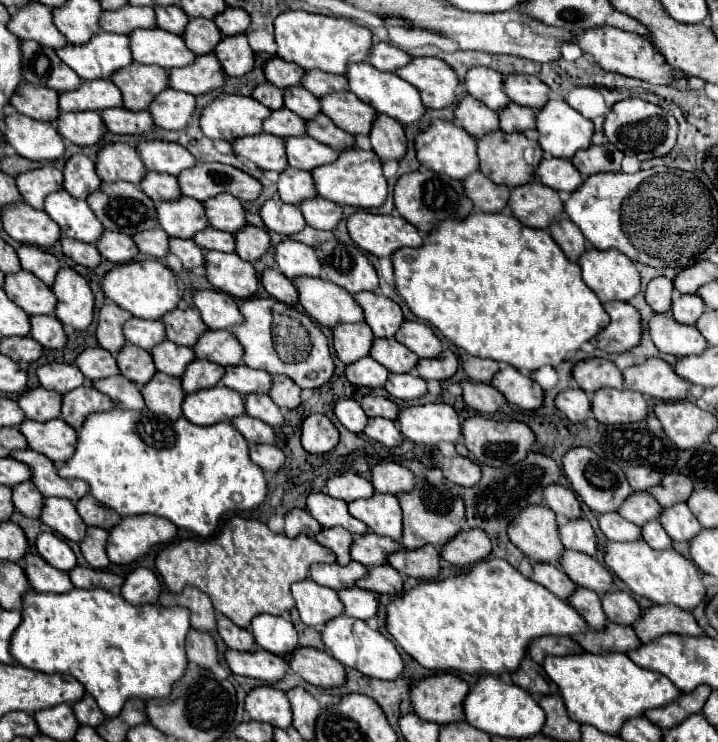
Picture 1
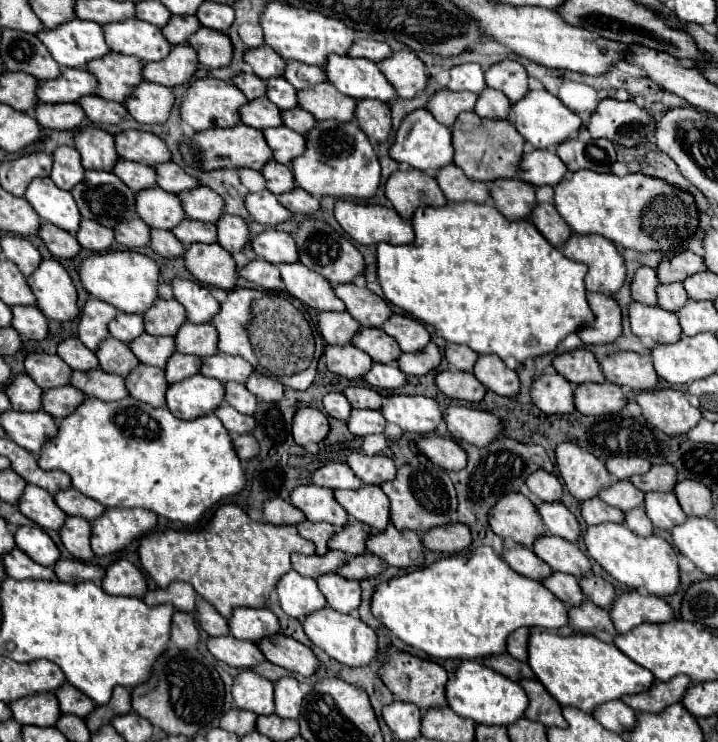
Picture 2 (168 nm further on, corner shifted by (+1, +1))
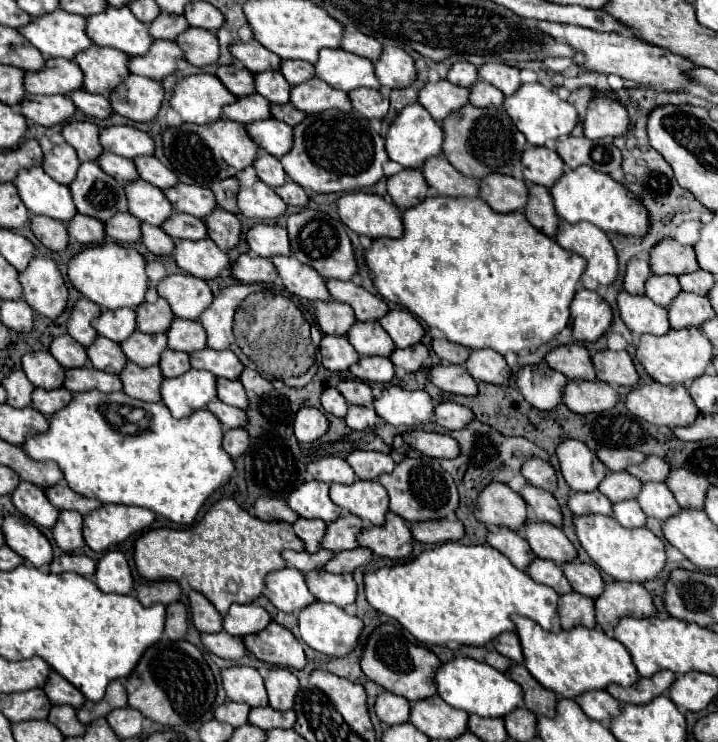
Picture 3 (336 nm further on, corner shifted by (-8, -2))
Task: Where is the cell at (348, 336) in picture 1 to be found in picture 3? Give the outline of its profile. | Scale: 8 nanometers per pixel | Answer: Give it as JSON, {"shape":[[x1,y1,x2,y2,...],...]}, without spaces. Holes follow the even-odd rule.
{"shape":[[317,300,317,302,313,302,313,306,315,306,317,324,323,334,345,336,345,332,355,322,355,316,353,316,353,310,349,308,349,304,335,302,335,300,329,300,329,302]]}

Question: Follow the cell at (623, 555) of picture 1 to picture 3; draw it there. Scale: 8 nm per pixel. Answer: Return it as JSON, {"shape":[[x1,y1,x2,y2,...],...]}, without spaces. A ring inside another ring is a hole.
{"shape":[[585,514,573,516,575,534,589,554,589,558,611,578,625,582,645,582,653,580,665,566,665,544,659,540,649,528,625,528,613,520,613,516,601,514]]}

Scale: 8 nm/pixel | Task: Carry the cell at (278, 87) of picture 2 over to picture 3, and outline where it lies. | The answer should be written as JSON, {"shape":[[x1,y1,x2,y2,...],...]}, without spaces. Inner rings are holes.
{"shape":[[259,72,255,76,255,92,275,104,289,102,291,86,281,72]]}

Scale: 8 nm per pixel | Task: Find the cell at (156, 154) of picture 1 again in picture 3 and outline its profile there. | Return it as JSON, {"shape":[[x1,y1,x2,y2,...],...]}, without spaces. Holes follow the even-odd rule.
{"shape":[[107,126,101,130,99,140,107,152,119,154,123,158,153,156,155,150,155,144,149,134,131,126]]}

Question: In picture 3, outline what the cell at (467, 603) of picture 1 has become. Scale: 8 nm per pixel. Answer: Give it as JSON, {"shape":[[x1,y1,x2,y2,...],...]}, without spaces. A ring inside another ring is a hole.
{"shape":[[443,542,417,558,363,572,367,602,395,618,423,644,487,646,501,632,513,630,511,614,535,620,543,630,557,628,559,594,531,580,499,550]]}

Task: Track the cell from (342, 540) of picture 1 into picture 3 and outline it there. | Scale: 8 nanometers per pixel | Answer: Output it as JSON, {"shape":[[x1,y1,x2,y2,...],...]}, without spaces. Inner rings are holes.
{"shape":[[299,518,293,524,293,530,301,538,301,542,305,544,307,552,317,552,321,548,321,538,325,534,325,526,327,524,323,520,305,520,305,518]]}

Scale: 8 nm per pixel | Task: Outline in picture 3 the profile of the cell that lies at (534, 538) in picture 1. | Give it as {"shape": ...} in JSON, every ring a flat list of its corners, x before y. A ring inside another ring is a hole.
{"shape":[[487,484,477,496,475,518,479,522,483,522,485,526,489,526,489,528,493,528,493,526,507,526,511,530,521,530,523,524,527,522,527,504,507,484]]}

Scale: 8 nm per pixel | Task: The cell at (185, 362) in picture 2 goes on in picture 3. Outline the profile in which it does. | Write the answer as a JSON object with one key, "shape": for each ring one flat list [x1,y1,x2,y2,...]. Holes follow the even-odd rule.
{"shape":[[165,350,161,354,161,374,165,378,175,378,181,376,183,372,187,372,191,368,189,364,189,354,185,352,173,352,173,350]]}

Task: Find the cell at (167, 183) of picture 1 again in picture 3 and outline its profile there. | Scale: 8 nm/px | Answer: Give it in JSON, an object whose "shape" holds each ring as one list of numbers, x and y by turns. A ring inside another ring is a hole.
{"shape":[[103,152,103,154,97,158,97,164,103,168,105,174,113,176,113,178,119,180,119,182,129,182,129,180,137,180,137,178,139,178,133,160,121,158,121,156,117,156,117,154]]}

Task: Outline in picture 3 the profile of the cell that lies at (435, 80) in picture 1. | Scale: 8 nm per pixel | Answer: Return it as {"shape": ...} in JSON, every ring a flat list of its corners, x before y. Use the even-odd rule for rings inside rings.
{"shape":[[383,46,383,52,375,66,375,76,381,86,387,88,407,88,415,80,415,62,413,58,397,48,397,46]]}

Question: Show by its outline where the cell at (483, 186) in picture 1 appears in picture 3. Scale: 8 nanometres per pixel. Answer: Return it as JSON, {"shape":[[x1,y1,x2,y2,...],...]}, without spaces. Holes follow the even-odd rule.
{"shape":[[443,156,427,160,421,166,425,182,431,190,443,196,479,196,479,184,475,178,469,178,457,168,453,168]]}

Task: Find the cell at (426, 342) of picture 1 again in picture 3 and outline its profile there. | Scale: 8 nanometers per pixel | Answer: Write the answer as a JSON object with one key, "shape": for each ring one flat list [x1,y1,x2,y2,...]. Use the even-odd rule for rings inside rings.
{"shape":[[403,308,389,310,385,316,381,316,379,324,391,336,397,348,407,348,411,344,421,342,423,332,425,332,423,326,415,320,415,316]]}

